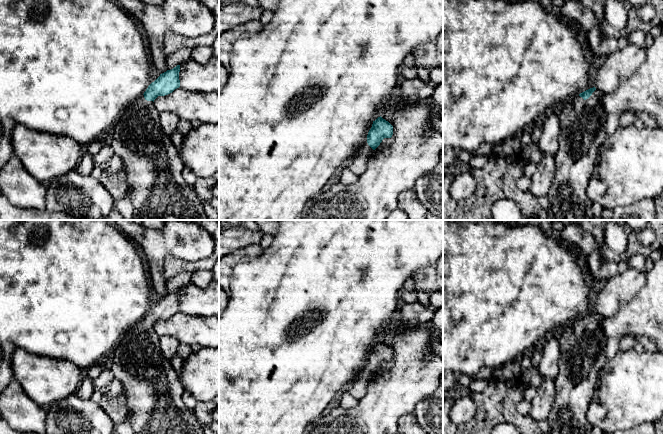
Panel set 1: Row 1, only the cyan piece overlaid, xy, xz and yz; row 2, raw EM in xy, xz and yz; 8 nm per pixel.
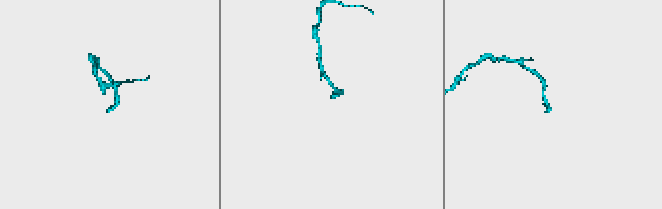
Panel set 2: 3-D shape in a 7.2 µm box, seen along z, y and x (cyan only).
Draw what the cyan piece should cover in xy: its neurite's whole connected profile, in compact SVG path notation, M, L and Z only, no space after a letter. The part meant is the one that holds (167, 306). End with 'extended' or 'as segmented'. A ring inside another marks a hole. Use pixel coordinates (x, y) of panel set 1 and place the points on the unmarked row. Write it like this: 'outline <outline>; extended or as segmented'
outline M180 289L160 298L146 315L119 341L112 351L110 368L121 382L126 396L127 423L134 434L204 434L196 415L182 400L185 391L178 372L163 355L159 336L154 330L158 320L165 320L180 311Z; extended

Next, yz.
outline M593 311L579 319L566 324L559 332L558 341L561 350L559 371L555 382L555 400L551 412L546 419L549 424L547 434L592 434L593 426L587 418L587 412L596 390L600 371L608 361L606 356L607 337L604 334L602 323L605 318Z; extended

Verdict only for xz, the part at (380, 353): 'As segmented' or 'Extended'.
Extended

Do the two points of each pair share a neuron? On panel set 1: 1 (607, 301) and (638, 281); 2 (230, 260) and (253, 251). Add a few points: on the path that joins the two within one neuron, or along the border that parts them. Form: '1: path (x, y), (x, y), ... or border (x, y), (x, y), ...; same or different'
1: path (615, 293), (630, 281); same
2: path (236, 256), (247, 252); same

